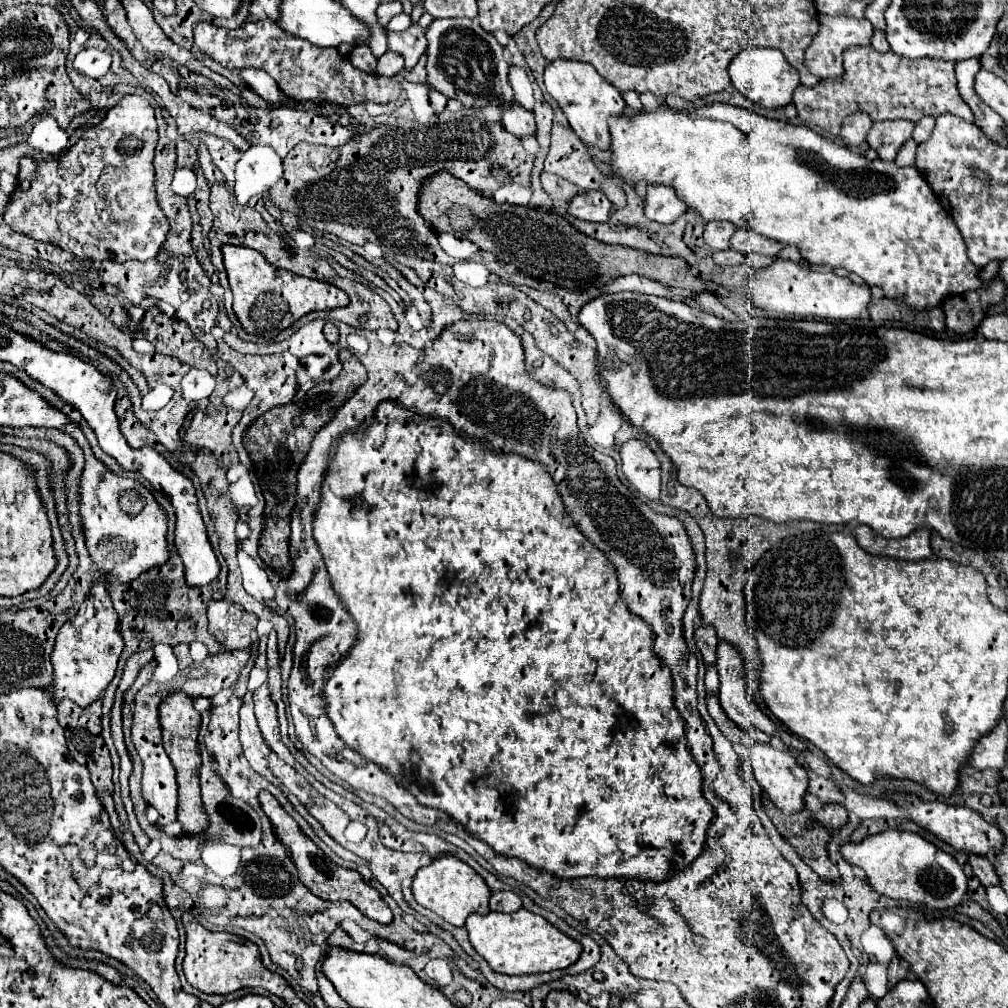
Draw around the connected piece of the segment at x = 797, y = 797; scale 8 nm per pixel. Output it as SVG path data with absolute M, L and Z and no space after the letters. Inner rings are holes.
M754 744L750 748L748 764L758 780L758 784L768 792L770 800L786 814L798 812L804 808L804 794L808 788L808 774L802 766L798 766L796 758L788 750L778 750L770 744Z

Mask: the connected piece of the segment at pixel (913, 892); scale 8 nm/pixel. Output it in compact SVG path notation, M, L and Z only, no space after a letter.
M886 830L880 834L868 836L858 844L852 844L852 842L842 844L840 854L848 864L858 866L866 872L866 880L874 892L894 900L924 904L926 908L944 910L944 908L958 906L968 886L966 884L968 878L964 876L960 864L950 854L936 848L934 844L930 844L928 840L924 840L914 832Z

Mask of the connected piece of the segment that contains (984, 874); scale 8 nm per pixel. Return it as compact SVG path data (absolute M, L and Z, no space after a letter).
M970 856L970 866L972 866L976 878L980 880L980 884L982 884L984 888L988 888L988 886L1000 886L1000 878L998 878L998 874L994 872L994 866L990 864L988 858Z

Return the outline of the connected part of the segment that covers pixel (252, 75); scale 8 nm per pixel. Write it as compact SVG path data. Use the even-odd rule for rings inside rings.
M254 68L240 70L240 78L260 98L264 98L272 104L286 104L288 102L288 98L284 98L284 94L278 90L274 78L270 78L270 74L266 74L264 70L254 70Z

